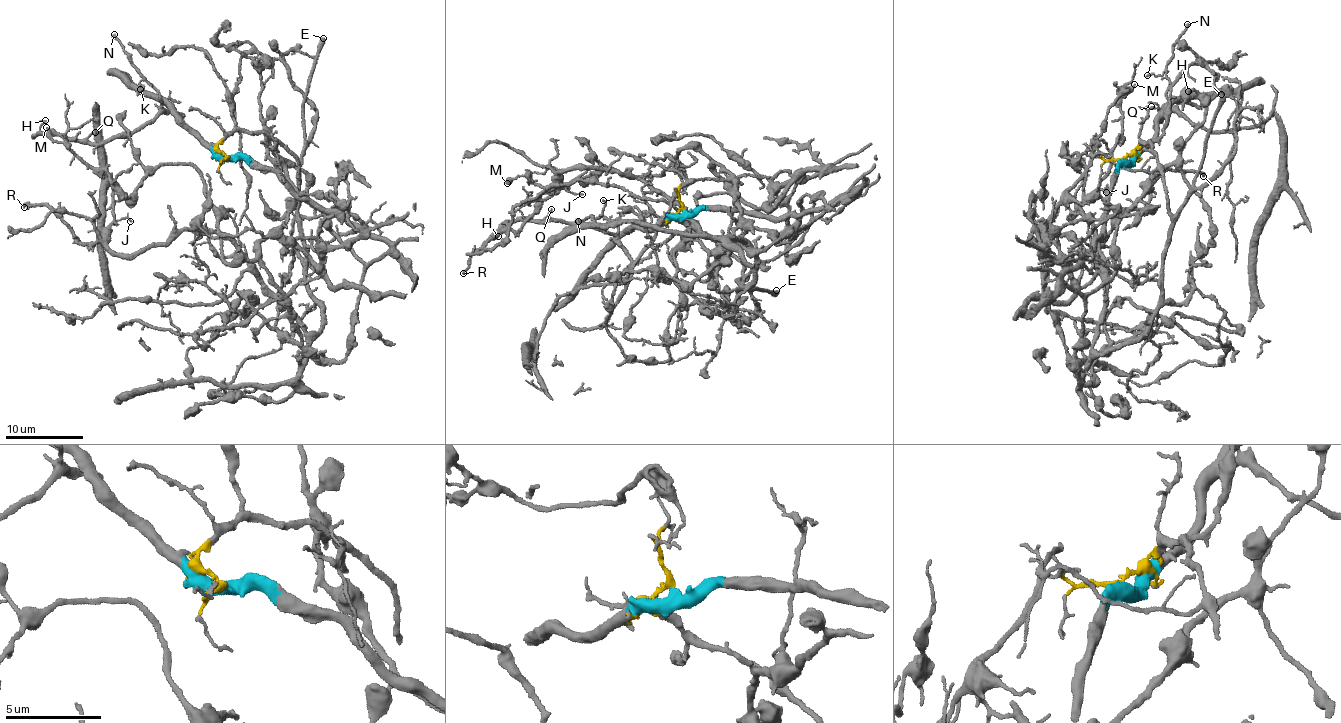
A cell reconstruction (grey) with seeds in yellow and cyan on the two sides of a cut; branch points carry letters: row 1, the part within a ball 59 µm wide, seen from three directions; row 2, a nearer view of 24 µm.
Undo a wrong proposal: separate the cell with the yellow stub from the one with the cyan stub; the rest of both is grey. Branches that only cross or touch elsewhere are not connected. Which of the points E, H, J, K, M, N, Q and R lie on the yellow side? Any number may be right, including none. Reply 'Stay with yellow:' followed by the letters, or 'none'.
Stay with yellow: E, J, M, R

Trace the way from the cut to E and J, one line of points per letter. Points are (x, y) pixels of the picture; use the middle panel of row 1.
E: (683, 209), (672, 216), (690, 228), (713, 237), (742, 263), (742, 278), (751, 290), (755, 287), (777, 291)
J: (683, 209), (742, 263), (738, 292), (742, 240), (619, 171), (567, 167), (582, 194)

